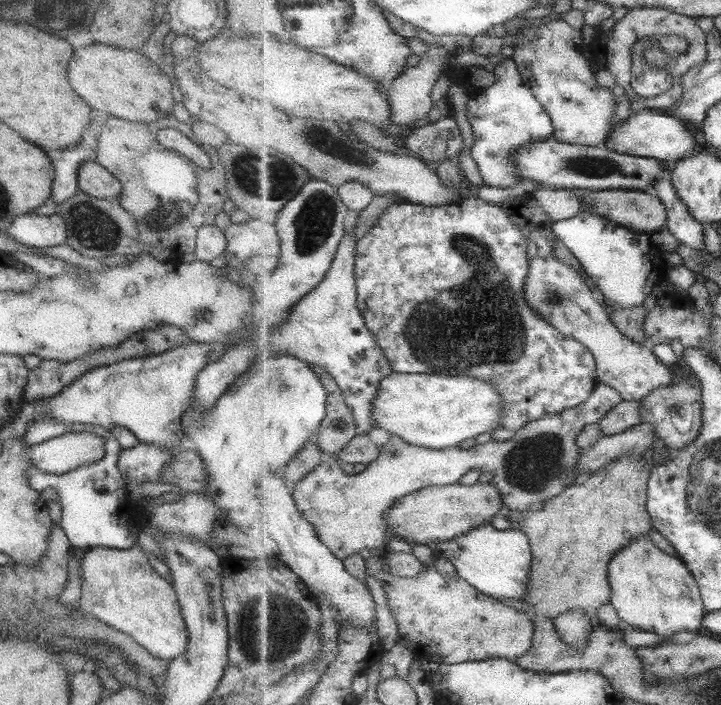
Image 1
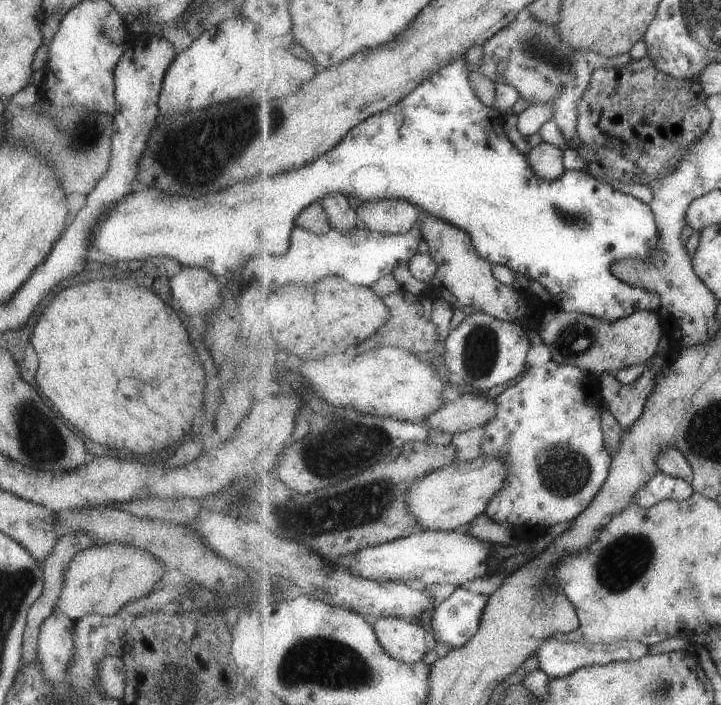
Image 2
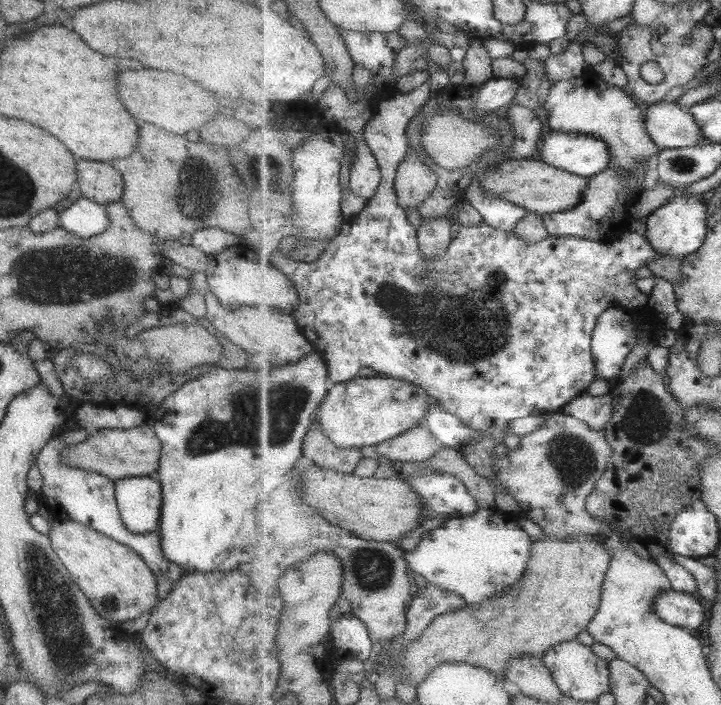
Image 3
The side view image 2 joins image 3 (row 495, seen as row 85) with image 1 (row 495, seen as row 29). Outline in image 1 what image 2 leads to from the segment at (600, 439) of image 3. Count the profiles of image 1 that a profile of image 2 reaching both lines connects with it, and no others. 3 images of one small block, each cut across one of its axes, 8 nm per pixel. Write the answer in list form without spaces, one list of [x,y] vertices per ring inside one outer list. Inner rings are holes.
[[[599,382],[590,399],[578,407],[534,420],[516,431],[509,440],[502,442],[491,440],[485,444],[476,444],[468,450],[463,450],[460,447],[449,447],[442,450],[420,447],[409,444],[401,437],[391,434],[388,441],[380,447],[380,456],[364,471],[353,475],[344,475],[341,471],[342,463],[340,461],[335,458],[326,458],[324,463],[317,466],[313,472],[309,473],[309,476],[296,484],[292,489],[293,498],[297,509],[319,533],[319,539],[342,561],[359,552],[364,553],[369,548],[382,550],[391,537],[385,512],[396,506],[399,498],[403,498],[411,492],[417,492],[426,486],[447,486],[459,483],[463,476],[471,470],[479,469],[481,472],[492,474],[491,483],[502,492],[505,513],[509,511],[525,513],[540,507],[546,500],[559,496],[565,487],[574,485],[585,478],[576,468],[583,451],[578,444],[579,435],[587,425],[600,422],[609,411],[623,401],[621,394],[615,388]]]

